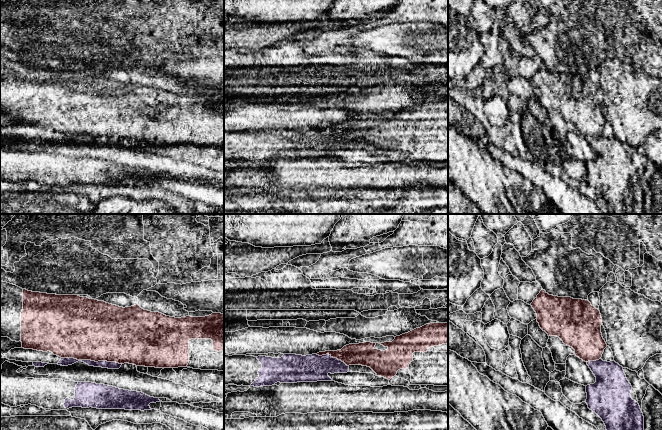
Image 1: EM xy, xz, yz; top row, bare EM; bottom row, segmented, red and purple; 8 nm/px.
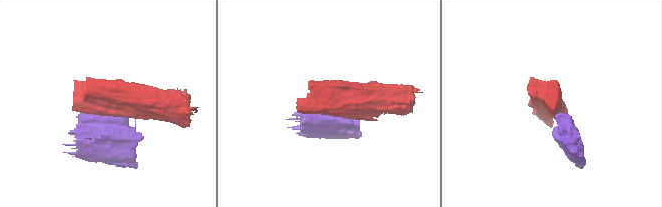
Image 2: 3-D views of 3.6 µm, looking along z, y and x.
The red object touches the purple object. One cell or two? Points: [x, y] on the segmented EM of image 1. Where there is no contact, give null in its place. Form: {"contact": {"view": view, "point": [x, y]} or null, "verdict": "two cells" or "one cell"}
{"contact": {"view": "xy", "point": [91, 360]}, "verdict": "two cells"}

